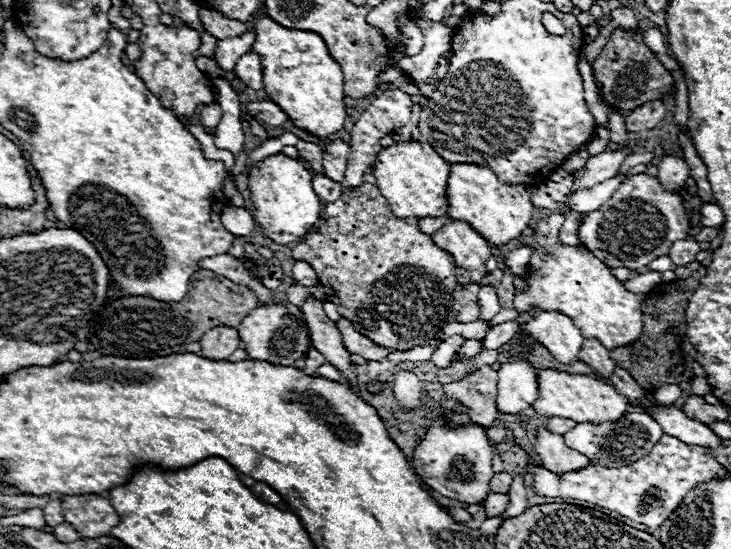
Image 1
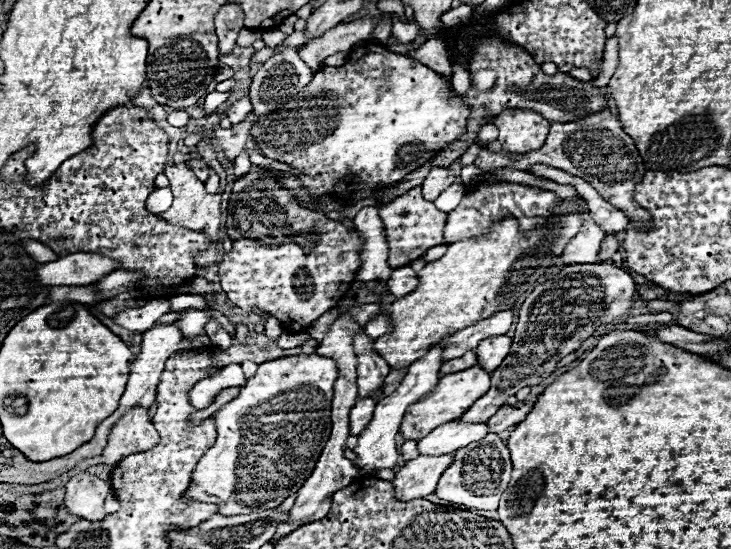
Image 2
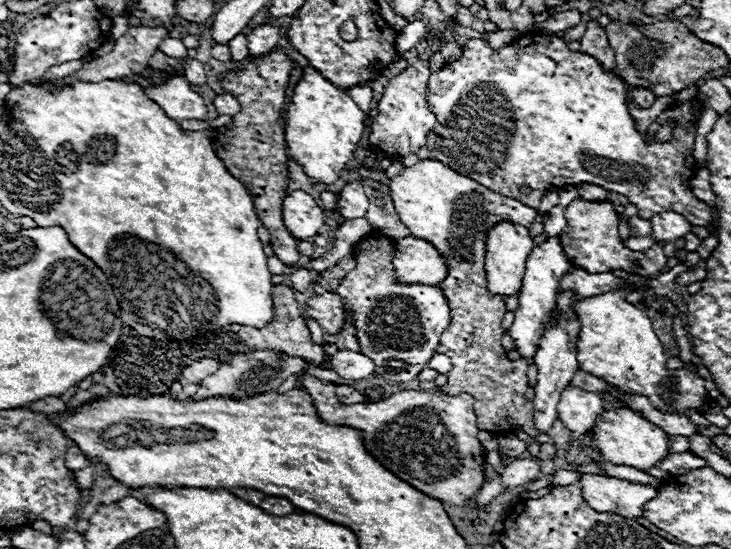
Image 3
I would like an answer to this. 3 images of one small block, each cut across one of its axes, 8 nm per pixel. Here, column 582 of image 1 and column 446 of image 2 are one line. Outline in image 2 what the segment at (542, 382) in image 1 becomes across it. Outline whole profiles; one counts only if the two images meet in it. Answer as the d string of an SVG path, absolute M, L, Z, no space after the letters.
M472 366L470 370L462 370L456 374L446 374L438 380L436 388L420 398L420 402L414 402L414 406L408 408L408 412L404 414L402 426L400 426L400 434L404 440L420 440L424 436L428 436L436 426L442 426L444 422L450 422L454 418L460 418L480 396L484 396L490 388L490 374L486 374L480 366Z

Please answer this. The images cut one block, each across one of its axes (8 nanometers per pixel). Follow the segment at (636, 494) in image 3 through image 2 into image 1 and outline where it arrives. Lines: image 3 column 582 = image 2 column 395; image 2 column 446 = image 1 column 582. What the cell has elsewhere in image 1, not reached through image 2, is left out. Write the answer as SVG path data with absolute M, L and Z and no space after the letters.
M536 428L534 438L534 448L536 454L542 458L542 466L546 466L554 474L580 470L586 464L590 464L590 460L584 454L568 448L564 444L564 438L560 434L552 434L548 428Z

